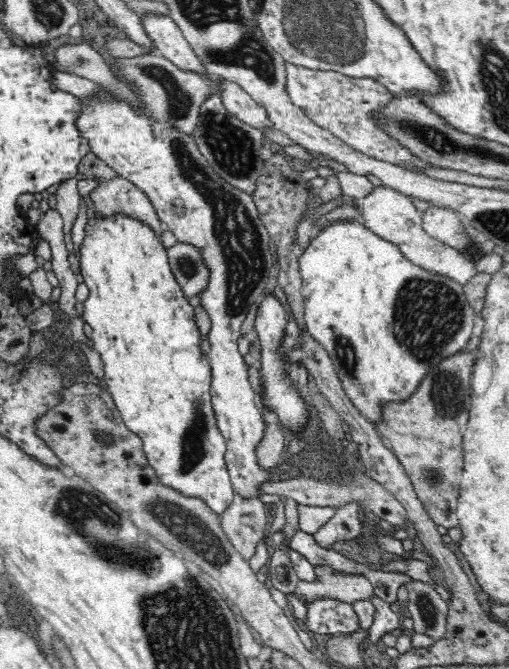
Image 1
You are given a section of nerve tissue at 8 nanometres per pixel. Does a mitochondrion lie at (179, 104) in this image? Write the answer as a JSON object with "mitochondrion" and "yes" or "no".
{"mitochondrion":"yes"}

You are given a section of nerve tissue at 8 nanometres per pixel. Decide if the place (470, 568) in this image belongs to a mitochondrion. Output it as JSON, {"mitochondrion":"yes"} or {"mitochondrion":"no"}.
{"mitochondrion":"no"}

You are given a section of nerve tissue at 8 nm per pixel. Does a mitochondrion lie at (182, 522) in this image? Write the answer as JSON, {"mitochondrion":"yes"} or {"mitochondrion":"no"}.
{"mitochondrion":"yes"}

